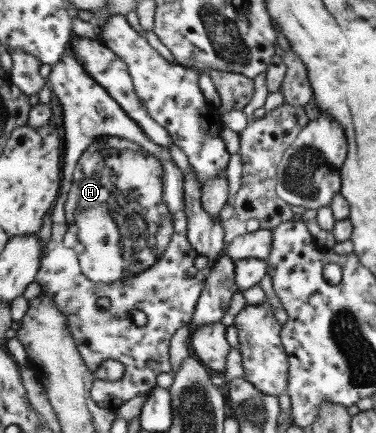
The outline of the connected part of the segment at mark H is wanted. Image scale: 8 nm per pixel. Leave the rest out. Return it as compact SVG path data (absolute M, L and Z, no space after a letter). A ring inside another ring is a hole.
M68 50L60 62L53 65L48 76L48 85L51 91L55 93L63 107L63 128L66 131L65 143L67 143L67 150L65 150L65 165L64 174L67 179L61 184L61 193L68 193L68 195L60 195L57 199L57 207L53 209L53 230L51 231L50 240L43 248L43 258L40 265L40 273L37 274L36 283L39 284L41 294L49 296L57 309L60 309L67 318L69 323L69 331L71 337L77 345L77 349L81 352L81 358L84 359L87 368L91 372L101 370L101 363L107 359L115 359L117 362L123 364L125 368L124 376L118 381L106 381L104 378L96 379L93 383L92 399L96 401L97 405L107 410L119 409L119 406L124 405L127 401L141 397L141 395L148 395L148 393L157 387L157 377L161 373L169 373L171 371L171 355L169 355L169 343L171 337L181 329L181 327L189 326L196 314L197 304L201 297L204 285L206 282L206 270L199 270L195 267L195 259L200 253L192 246L188 238L188 212L185 199L185 174L183 170L177 167L177 163L171 157L171 151L168 147L153 143L151 139L145 134L143 128L129 117L129 114L115 101L107 90L95 81L89 75L88 69L84 68L82 61ZM101 297L107 297L110 301L107 310L102 309L97 305L97 301ZM131 309L139 309L146 314L147 321L143 326L135 325L129 318L129 311Z

